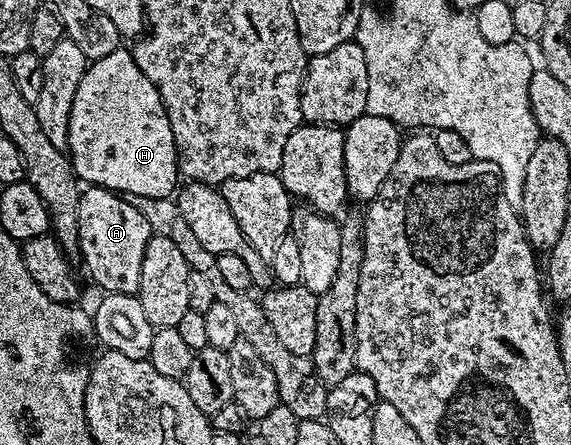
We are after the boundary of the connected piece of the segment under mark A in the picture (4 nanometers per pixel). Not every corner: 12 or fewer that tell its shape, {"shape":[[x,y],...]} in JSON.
{"shape":[[87,186],[78,249],[106,293],[137,295],[152,232],[129,198]]}

